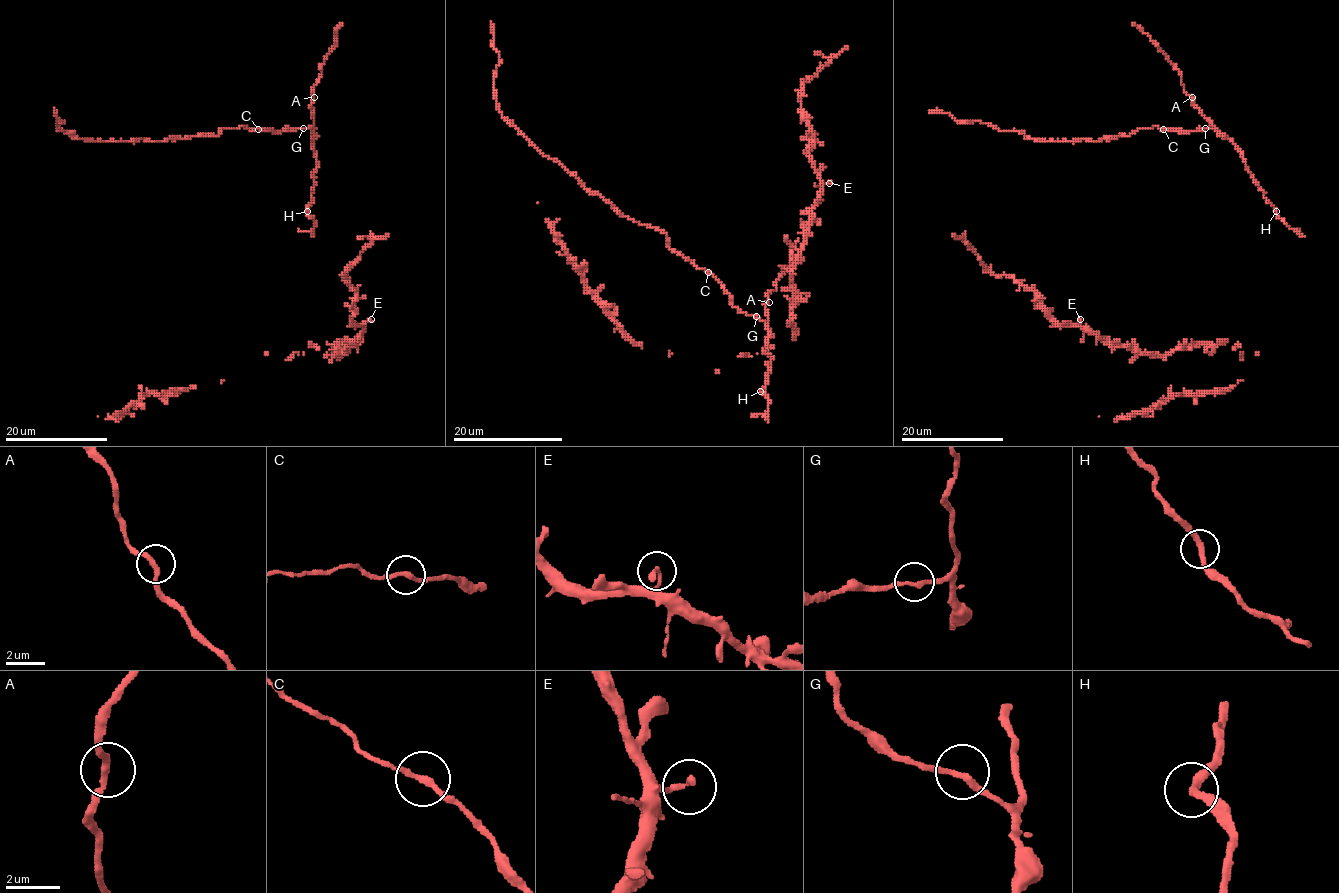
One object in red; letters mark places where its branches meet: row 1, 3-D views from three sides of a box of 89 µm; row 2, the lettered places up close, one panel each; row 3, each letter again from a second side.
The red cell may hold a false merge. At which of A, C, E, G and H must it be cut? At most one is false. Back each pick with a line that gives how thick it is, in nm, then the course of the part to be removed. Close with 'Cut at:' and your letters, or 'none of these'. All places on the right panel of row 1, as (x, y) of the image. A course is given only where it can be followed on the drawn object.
Cut at: none of these

